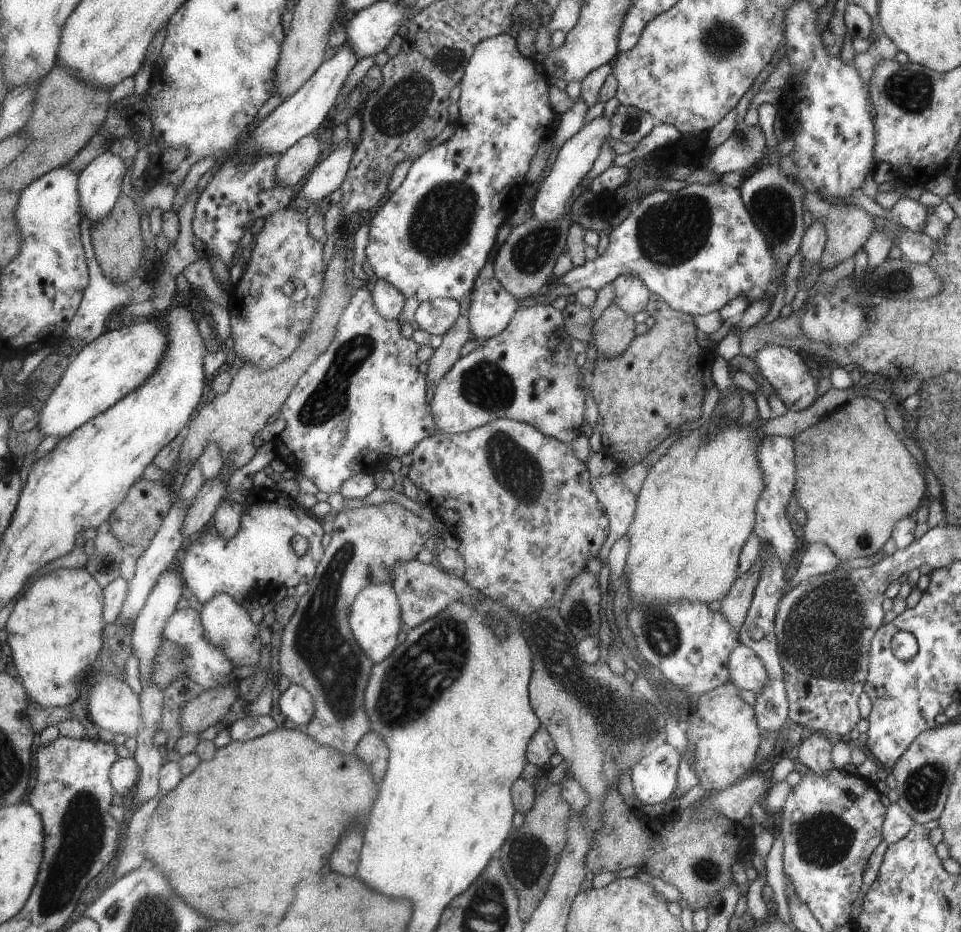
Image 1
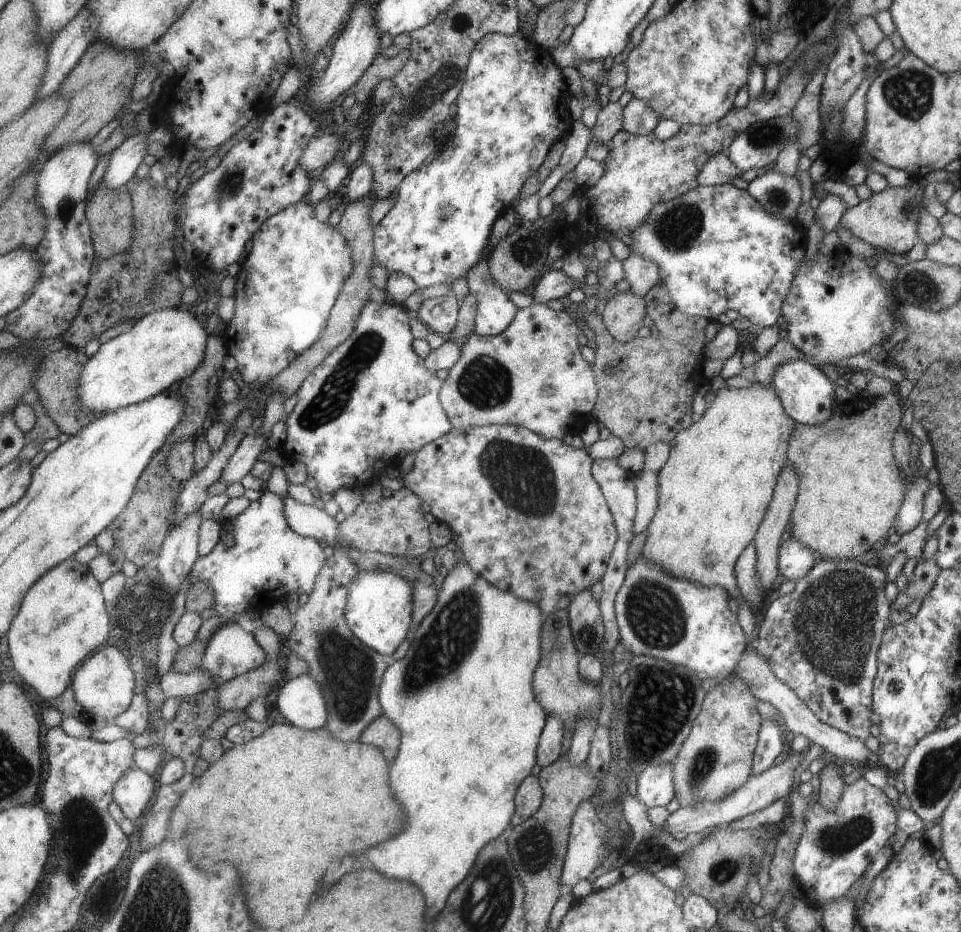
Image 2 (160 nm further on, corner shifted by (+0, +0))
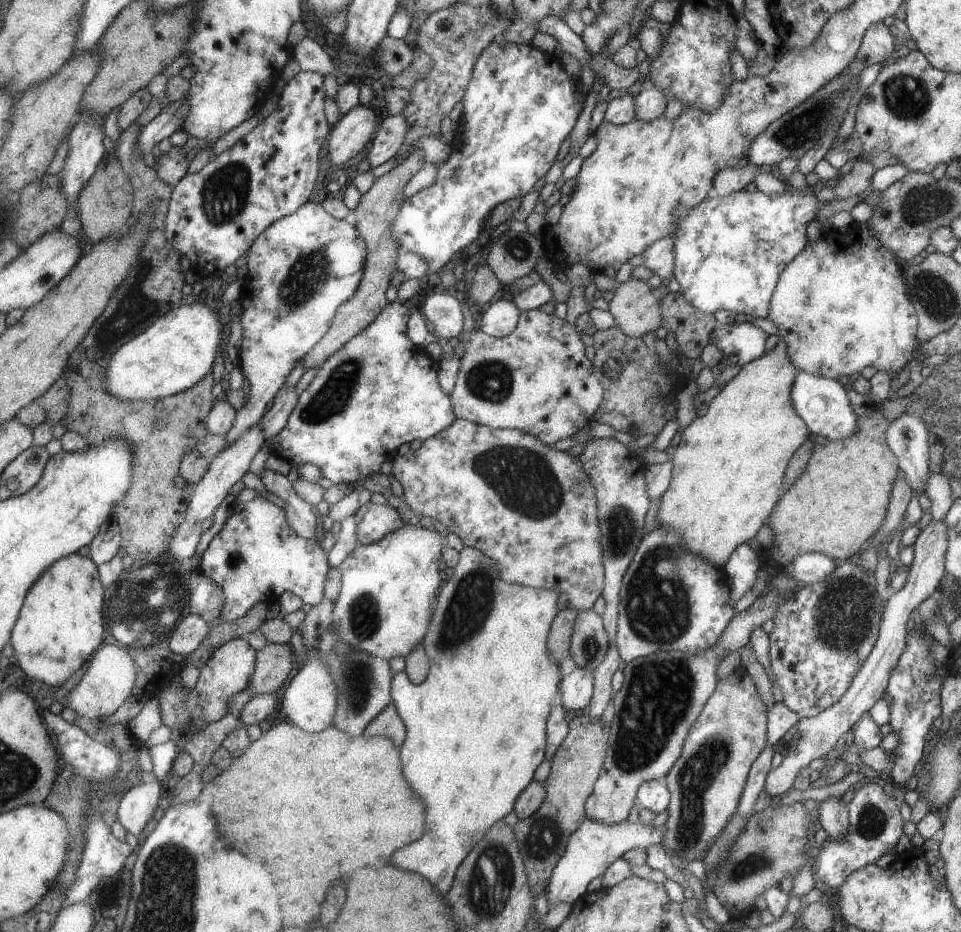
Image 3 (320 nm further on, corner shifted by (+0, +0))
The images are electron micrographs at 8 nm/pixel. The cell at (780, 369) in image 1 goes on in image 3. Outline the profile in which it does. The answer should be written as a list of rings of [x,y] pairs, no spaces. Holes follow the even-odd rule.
[[[797,371],[792,382],[791,399],[796,413],[804,419],[808,426],[809,433],[831,440],[850,437],[856,433],[858,416],[855,416],[851,402],[847,398],[843,386],[837,380],[827,380],[827,377],[817,377]]]

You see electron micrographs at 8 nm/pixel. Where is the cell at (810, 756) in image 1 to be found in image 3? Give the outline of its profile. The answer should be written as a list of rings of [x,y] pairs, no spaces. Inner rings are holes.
[[[827,797],[815,811],[823,835],[831,841],[843,841],[848,832],[848,807],[838,797]]]

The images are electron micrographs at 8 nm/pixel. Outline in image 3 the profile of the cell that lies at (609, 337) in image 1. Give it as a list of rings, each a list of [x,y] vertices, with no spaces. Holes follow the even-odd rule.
[[[627,279],[615,288],[608,311],[625,335],[637,338],[660,327],[659,300],[667,294],[666,286],[651,289],[644,280]]]

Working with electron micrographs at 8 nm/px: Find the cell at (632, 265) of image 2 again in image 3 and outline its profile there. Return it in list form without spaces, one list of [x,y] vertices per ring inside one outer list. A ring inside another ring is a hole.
[[[671,233],[648,246],[641,253],[643,257],[641,265],[649,268],[653,274],[656,274],[662,280],[668,278],[674,267],[674,241],[675,235]]]

